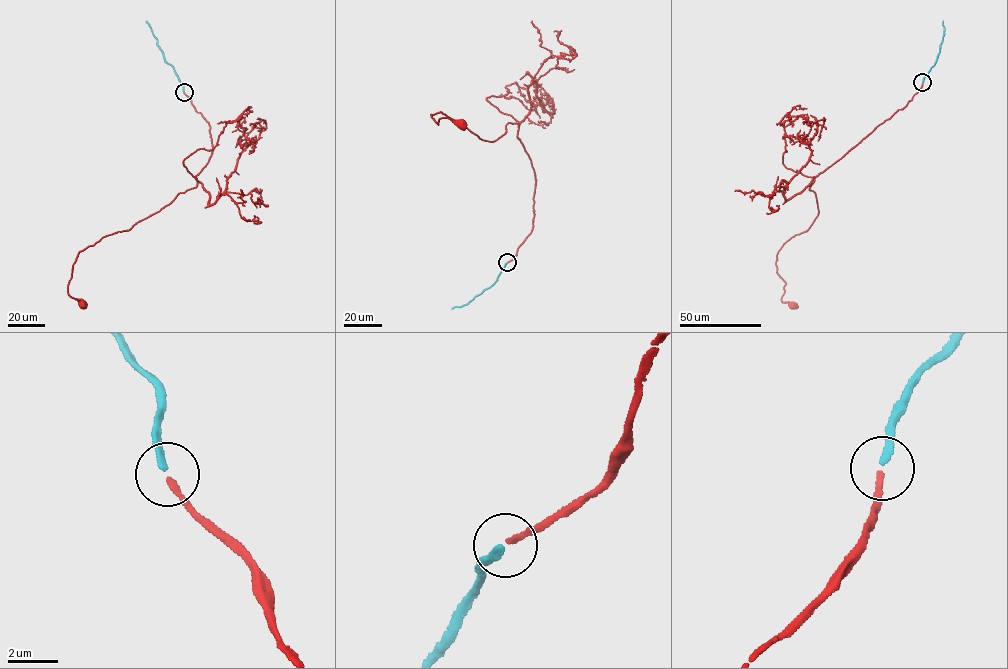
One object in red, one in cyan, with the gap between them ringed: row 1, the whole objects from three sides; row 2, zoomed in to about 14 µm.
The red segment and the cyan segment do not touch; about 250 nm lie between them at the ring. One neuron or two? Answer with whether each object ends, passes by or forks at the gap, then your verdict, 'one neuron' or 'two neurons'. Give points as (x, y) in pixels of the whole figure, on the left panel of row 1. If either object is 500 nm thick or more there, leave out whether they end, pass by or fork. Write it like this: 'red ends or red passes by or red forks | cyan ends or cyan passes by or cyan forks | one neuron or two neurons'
red ends | cyan ends | one neuron

